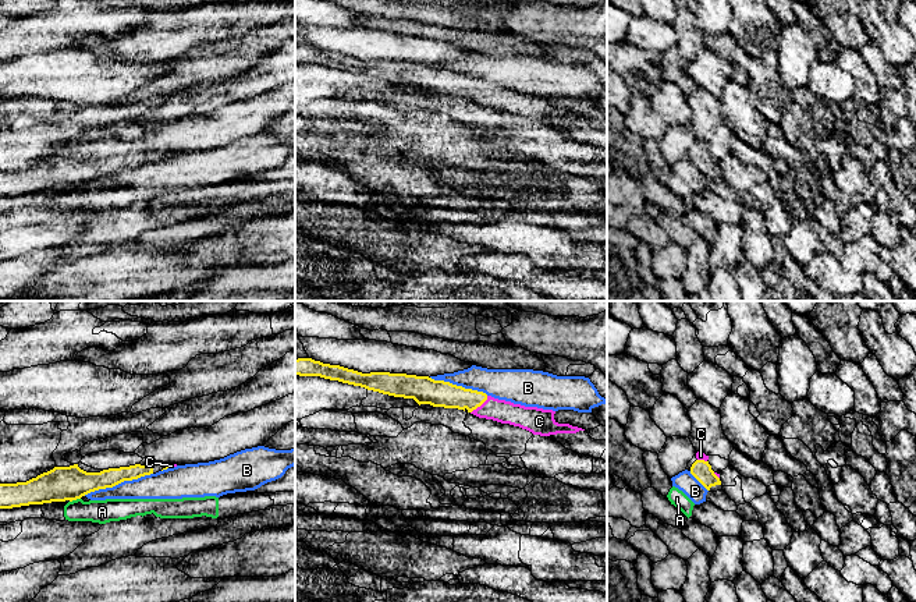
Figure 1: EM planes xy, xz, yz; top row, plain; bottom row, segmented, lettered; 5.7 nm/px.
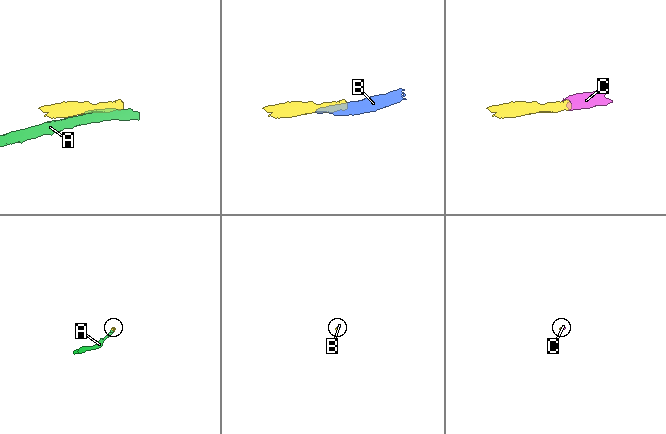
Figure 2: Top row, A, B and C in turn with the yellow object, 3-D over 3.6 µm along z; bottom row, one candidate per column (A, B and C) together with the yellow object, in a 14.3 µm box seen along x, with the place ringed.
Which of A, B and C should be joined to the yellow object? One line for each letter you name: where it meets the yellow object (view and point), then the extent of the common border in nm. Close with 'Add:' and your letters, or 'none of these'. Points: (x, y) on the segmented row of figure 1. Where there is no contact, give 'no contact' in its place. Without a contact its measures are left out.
C: contact xz (479, 406); length 140 nm
Add: C

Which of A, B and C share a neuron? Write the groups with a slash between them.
A B / C

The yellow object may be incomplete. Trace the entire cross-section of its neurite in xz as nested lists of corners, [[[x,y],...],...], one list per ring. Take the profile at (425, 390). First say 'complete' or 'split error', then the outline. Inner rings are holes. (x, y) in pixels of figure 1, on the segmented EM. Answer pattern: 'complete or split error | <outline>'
split error | [[[312,358],[295,360],[295,375],[320,376],[394,397],[413,399],[419,406],[430,404],[433,407],[466,410],[479,418],[519,426],[540,436],[585,431],[569,424],[558,424],[554,419],[555,411],[553,410],[514,404],[487,396],[483,392],[434,380],[429,376],[390,372],[362,373]]]

